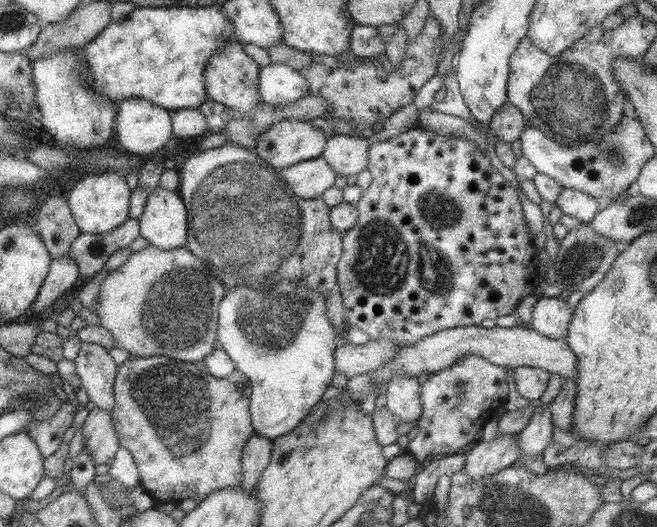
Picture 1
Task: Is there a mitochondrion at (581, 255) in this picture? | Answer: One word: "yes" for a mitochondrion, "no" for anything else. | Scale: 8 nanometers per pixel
yes

